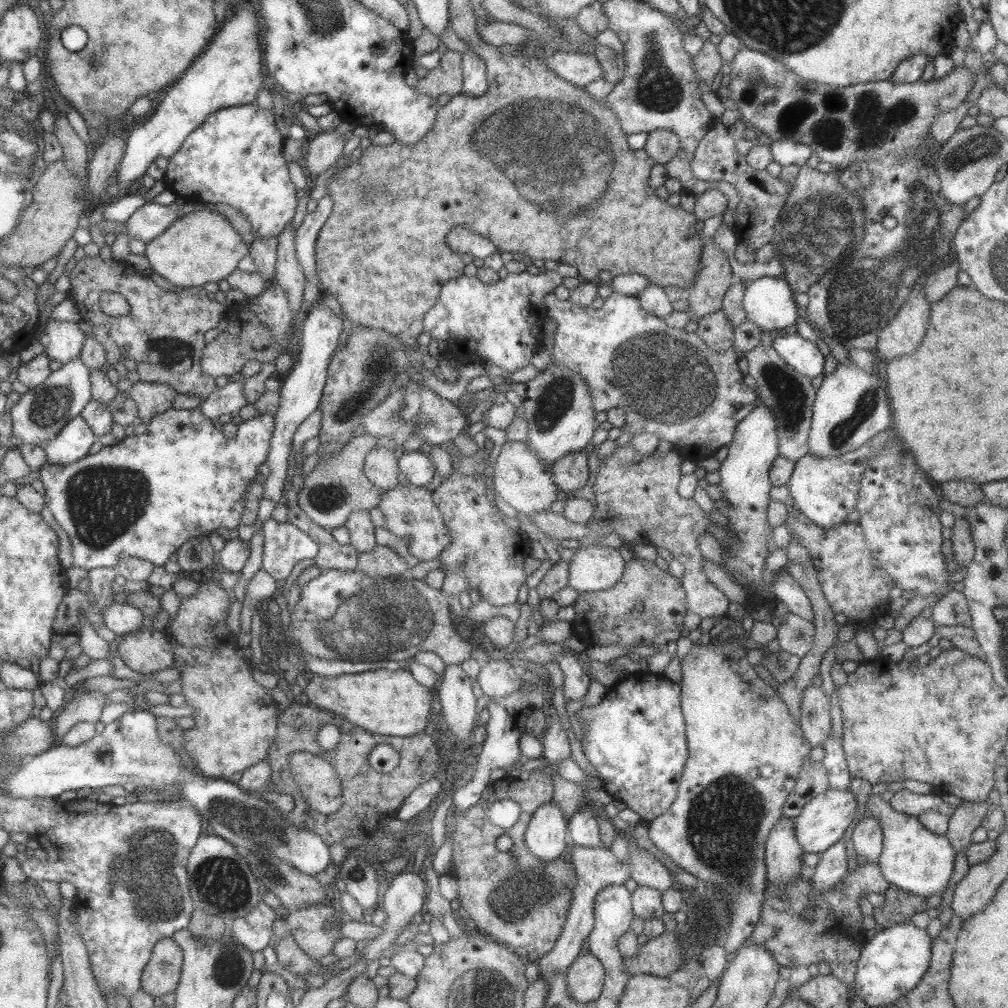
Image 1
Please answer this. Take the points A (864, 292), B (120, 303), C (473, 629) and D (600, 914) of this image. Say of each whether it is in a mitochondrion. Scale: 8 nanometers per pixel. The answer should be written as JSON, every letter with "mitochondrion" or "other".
{"A":"mitochondrion","B":"other","C":"other","D":"other"}

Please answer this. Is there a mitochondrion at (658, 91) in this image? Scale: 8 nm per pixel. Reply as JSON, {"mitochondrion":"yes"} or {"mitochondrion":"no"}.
{"mitochondrion":"yes"}

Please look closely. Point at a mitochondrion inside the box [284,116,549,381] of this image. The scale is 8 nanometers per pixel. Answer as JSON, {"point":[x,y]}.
{"point":[364,191]}

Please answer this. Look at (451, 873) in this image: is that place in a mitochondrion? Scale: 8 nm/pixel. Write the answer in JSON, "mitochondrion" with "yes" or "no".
{"mitochondrion":"no"}

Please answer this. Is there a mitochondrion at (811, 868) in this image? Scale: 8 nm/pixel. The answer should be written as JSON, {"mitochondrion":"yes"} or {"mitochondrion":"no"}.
{"mitochondrion":"no"}

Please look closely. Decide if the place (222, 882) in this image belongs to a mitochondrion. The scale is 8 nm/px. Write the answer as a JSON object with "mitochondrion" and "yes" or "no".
{"mitochondrion":"yes"}

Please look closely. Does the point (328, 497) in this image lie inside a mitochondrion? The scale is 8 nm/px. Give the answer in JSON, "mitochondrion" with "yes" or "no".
{"mitochondrion":"yes"}

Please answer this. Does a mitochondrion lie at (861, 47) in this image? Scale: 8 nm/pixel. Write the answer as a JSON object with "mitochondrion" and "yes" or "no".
{"mitochondrion":"no"}

